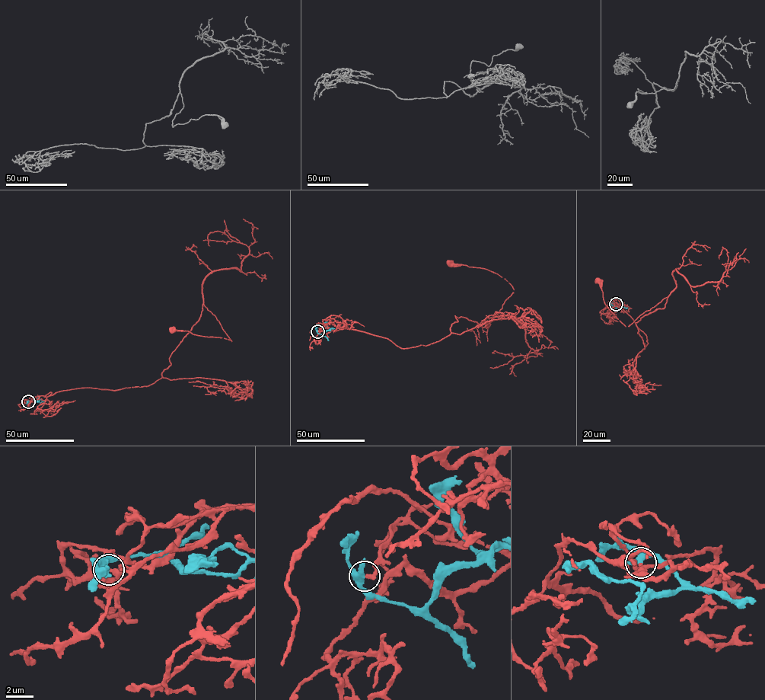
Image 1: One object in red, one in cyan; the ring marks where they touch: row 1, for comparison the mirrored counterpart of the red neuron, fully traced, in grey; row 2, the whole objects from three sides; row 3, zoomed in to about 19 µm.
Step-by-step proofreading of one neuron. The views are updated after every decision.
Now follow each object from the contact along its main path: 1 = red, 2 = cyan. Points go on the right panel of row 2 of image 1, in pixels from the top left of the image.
1: (616, 304), (646, 336), (646, 346), (635, 323), (664, 308), (669, 295), (625, 327), (604, 302), (600, 280)
2: (616, 304), (619, 306), (616, 309), (616, 306), (609, 305)

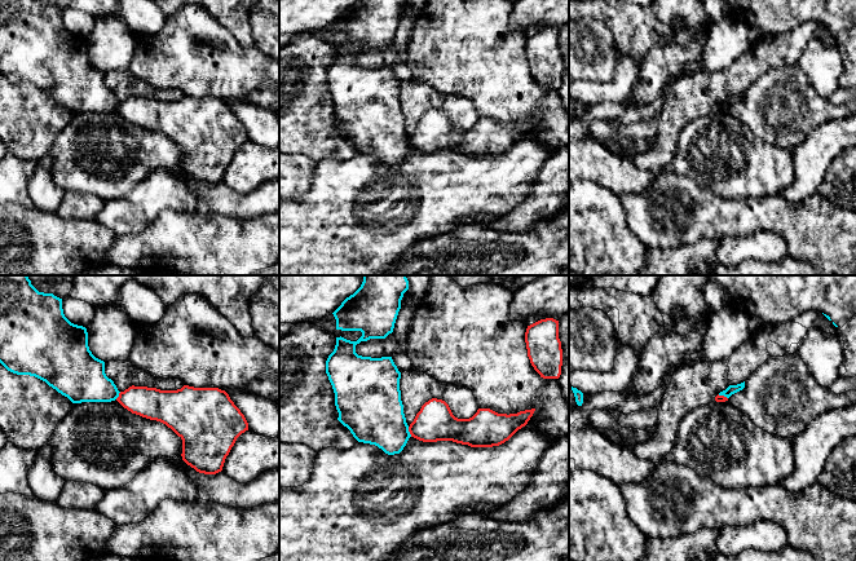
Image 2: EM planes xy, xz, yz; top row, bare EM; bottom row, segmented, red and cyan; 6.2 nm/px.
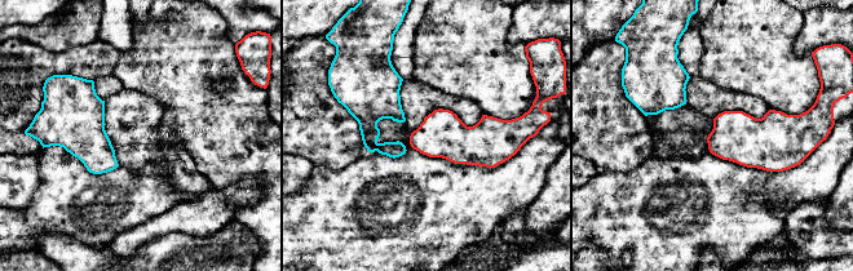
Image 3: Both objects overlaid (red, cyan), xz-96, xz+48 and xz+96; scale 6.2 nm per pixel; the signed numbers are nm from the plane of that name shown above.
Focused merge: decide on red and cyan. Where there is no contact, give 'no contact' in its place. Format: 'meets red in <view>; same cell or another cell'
meets red in xz; another cell

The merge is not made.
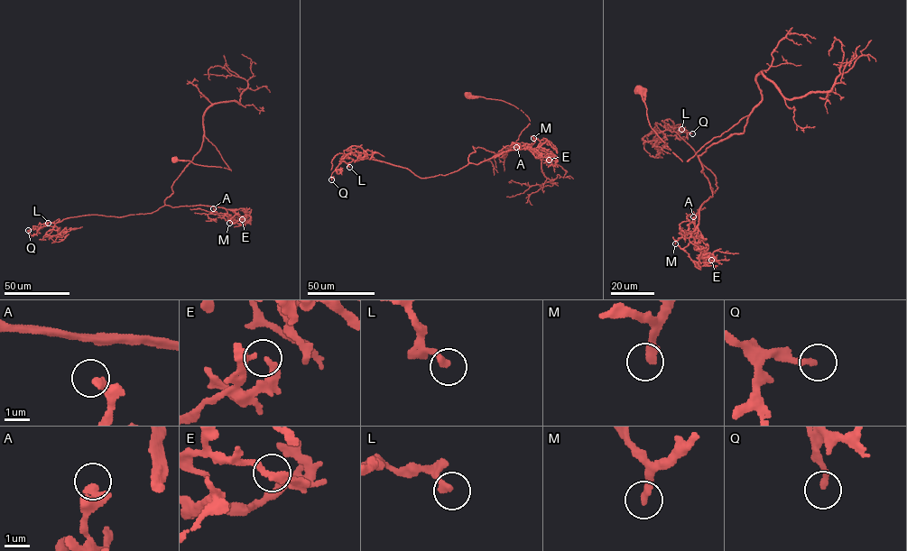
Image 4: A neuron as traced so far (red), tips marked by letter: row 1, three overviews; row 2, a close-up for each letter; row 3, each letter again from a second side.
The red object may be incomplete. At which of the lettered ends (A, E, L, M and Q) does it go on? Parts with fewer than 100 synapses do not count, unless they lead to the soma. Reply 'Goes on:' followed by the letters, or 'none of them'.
Goes on: M

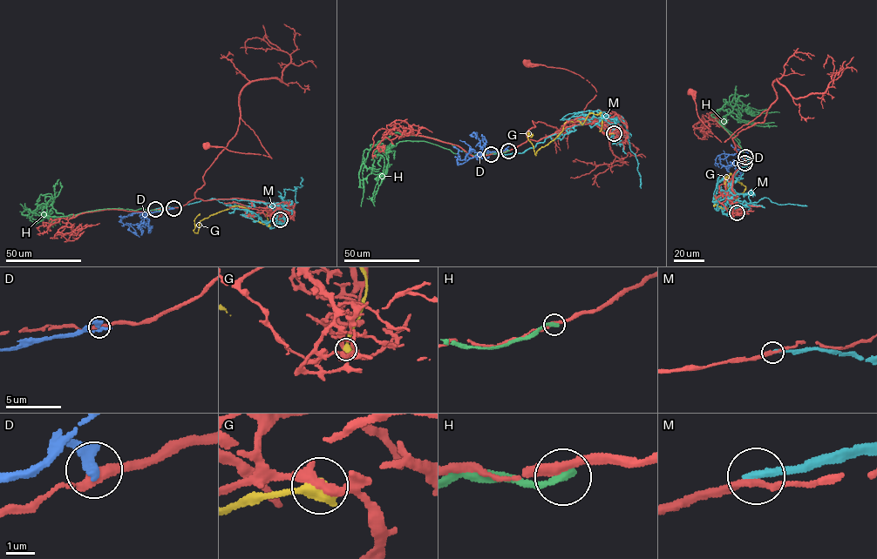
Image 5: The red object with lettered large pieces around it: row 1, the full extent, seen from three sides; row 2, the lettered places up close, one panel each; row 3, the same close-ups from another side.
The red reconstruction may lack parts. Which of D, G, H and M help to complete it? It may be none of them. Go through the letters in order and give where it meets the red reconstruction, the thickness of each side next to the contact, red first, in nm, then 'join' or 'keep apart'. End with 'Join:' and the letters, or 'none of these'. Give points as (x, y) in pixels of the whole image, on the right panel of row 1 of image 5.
D: contact (744, 162); calibres 320 and 380 nm; keep apart
G: contact (737, 212); calibres 280 and 600 nm; keep apart
H: contact (744, 163); calibres 320 and 320 nm; keep apart
M: contact (745, 157); calibres 260 and 300 nm; keep apart
Join: none of these

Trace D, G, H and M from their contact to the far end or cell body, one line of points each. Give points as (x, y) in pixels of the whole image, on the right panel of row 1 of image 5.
D: (744, 162), (739, 157), (745, 151), (747, 153), (742, 154), (739, 162), (730, 166), (724, 150)
G: (737, 212), (736, 198), (722, 208), (715, 199), (728, 190), (726, 177), (745, 190), (725, 185), (730, 173)
H: (744, 163), (744, 151), (711, 114), (722, 107), (725, 103), (724, 99), (737, 110), (779, 112)
M: (745, 157), (750, 167), (742, 167), (736, 173), (728, 203), (737, 207), (764, 198), (778, 205), (807, 205)

